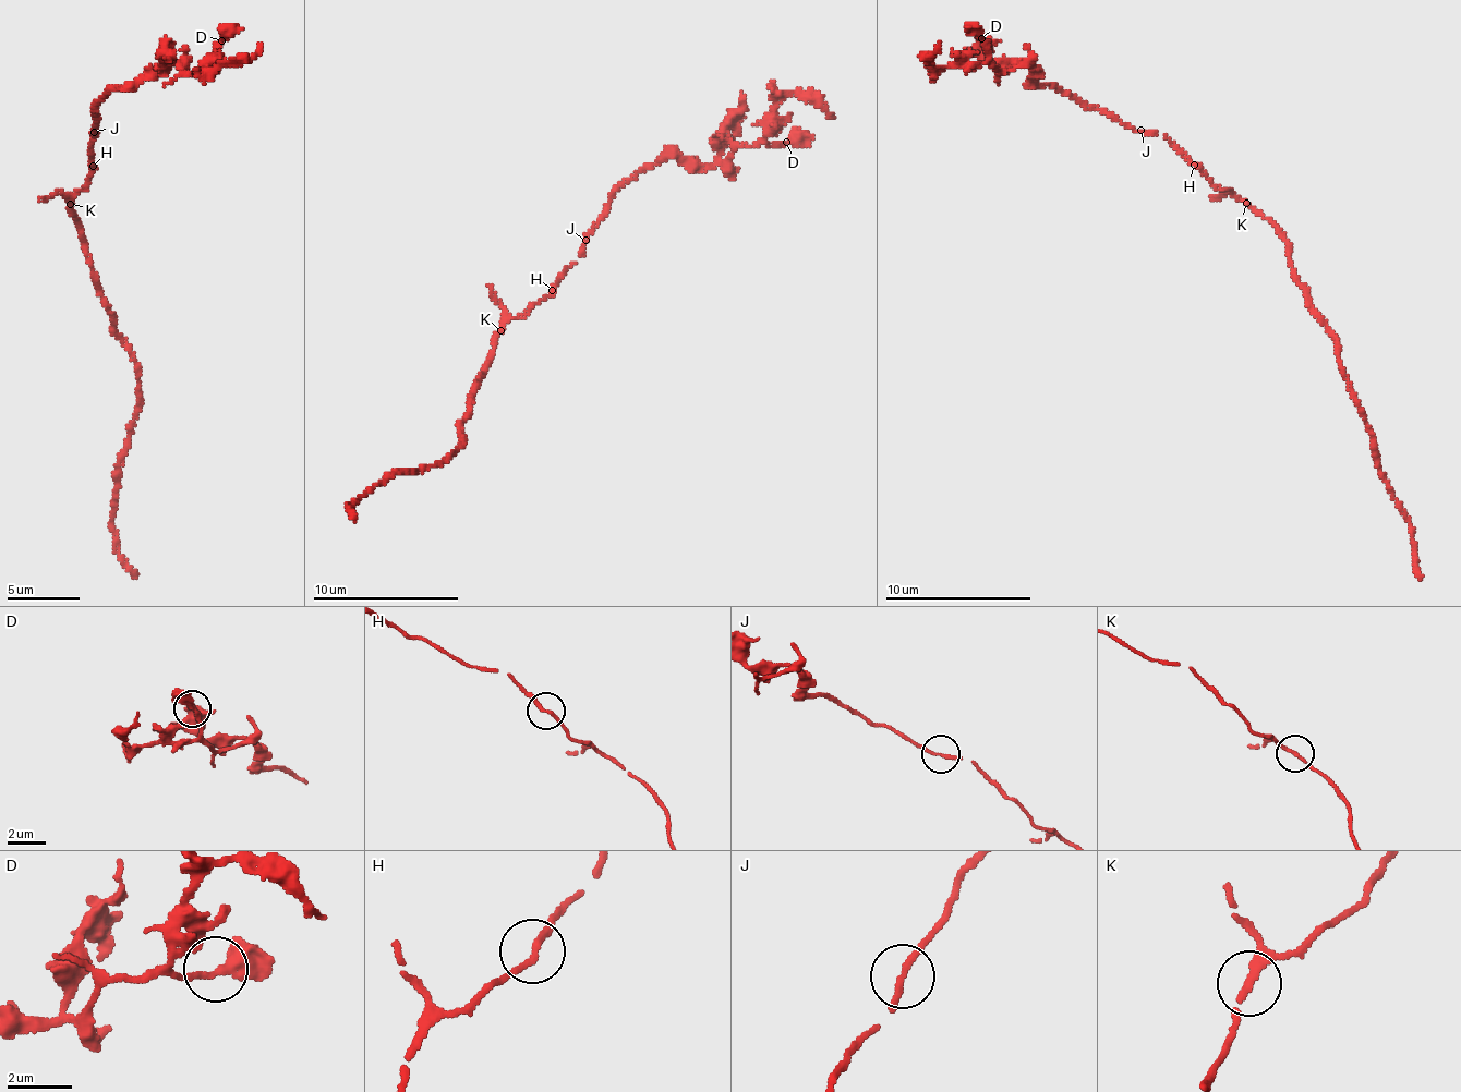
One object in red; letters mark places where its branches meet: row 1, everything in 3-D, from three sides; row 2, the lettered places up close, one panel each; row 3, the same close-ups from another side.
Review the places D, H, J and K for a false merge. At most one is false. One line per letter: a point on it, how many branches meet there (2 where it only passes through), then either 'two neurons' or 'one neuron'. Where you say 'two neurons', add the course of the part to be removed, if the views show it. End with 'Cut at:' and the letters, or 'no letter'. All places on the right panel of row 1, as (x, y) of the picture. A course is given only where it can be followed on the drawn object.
D: place (981, 38); branches 2; one neuron
H: place (1194, 165); branches 2; one neuron
J: place (1140, 130); branches 1; one neuron
K: place (1246, 203); branches 2; one neuron
Cut at: no letter

